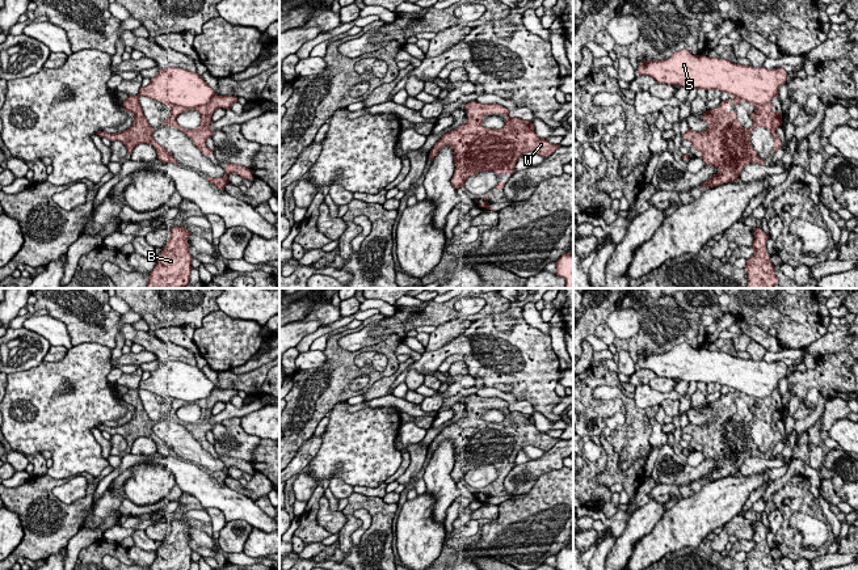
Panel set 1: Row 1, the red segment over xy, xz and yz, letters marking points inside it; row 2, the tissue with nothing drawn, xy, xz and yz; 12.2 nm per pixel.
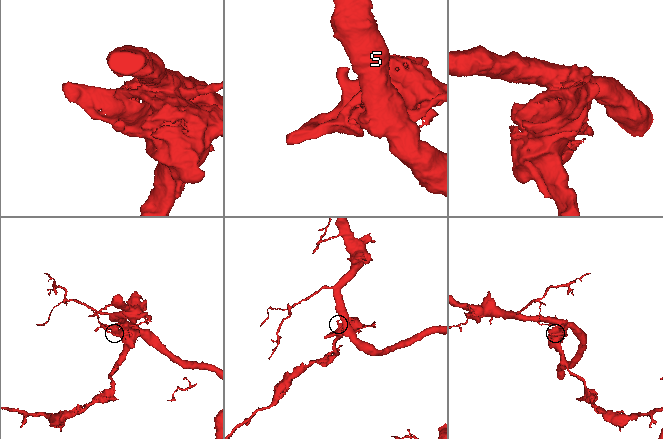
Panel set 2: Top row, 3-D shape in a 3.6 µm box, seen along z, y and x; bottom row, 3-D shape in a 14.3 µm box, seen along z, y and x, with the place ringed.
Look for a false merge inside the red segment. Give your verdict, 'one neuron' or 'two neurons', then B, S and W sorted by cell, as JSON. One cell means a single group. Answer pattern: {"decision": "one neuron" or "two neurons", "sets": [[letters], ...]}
{"decision": "two neurons", "sets": [["B", "W"], ["S"]]}

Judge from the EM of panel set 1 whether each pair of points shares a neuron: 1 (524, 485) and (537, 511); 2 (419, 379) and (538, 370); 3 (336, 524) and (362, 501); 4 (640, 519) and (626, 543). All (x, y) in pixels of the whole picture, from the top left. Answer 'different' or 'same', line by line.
1: different
2: different
3: different
4: same

